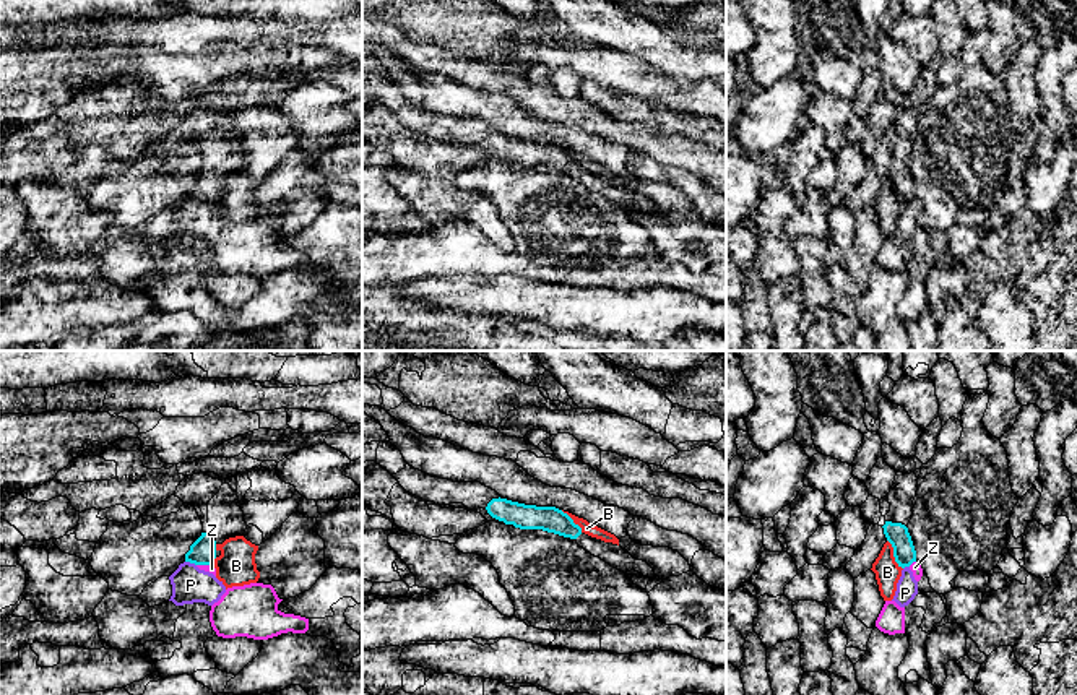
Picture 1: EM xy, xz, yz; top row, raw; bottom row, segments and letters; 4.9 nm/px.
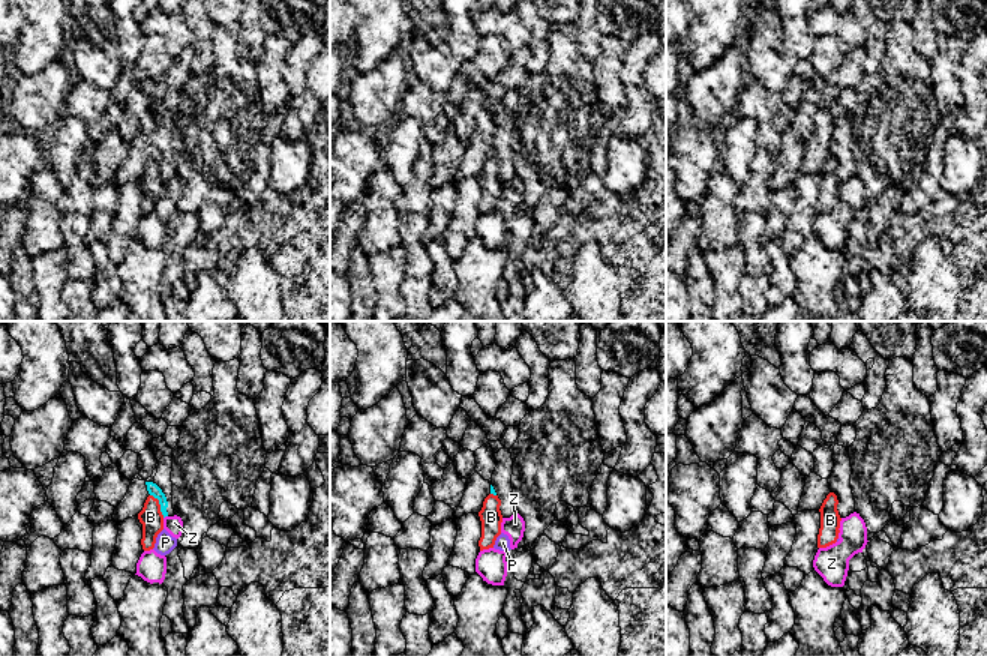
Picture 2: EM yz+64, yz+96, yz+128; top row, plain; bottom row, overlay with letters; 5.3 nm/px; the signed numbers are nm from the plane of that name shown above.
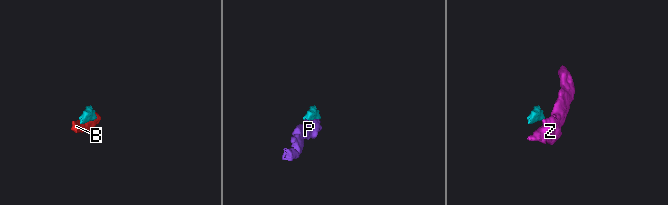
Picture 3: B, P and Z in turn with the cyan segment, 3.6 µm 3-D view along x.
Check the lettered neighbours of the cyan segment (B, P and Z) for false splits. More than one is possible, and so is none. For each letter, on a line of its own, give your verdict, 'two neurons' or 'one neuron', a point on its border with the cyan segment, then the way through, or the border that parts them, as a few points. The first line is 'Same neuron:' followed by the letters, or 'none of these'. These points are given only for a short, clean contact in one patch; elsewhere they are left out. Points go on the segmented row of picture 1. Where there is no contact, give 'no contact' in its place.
Same neuron: none of these
B: two neurons | yz (894, 554)
P: two neurons | xy (190, 562) | along xy (185, 561), (195, 565)
Z: two neurons | yz (912, 562) | along yz (915, 561), (908, 565)

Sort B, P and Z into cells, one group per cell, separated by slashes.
B / P Z

